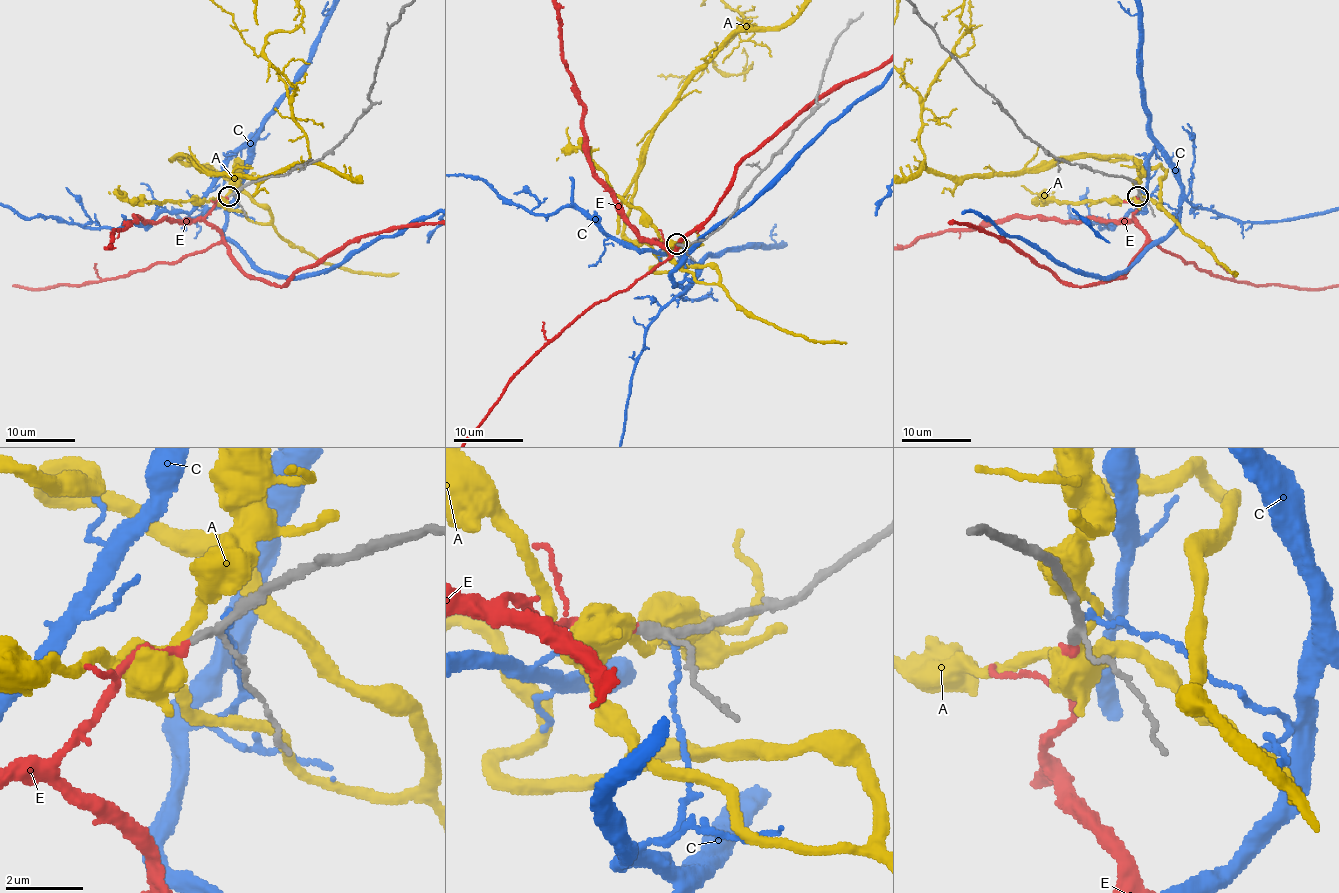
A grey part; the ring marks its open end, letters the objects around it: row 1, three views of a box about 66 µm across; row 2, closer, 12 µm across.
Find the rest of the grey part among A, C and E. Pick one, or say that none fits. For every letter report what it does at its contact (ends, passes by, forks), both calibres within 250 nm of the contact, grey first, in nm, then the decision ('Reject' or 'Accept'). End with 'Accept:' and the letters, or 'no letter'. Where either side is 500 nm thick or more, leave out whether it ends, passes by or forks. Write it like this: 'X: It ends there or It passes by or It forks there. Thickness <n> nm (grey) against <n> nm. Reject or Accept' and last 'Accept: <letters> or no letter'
A: It passes by. Thickness 190 nm (grey) against 280 nm. Reject
C: It ends there. Thickness 240 nm (grey) against 120 nm. Reject
E: It ends there. Thickness 190 nm (grey) against 190 nm. Accept
Accept: E

